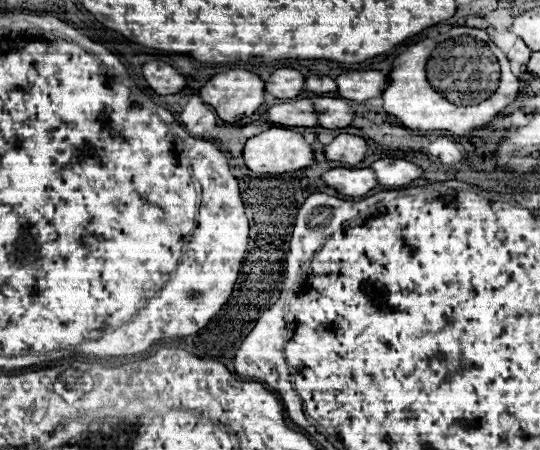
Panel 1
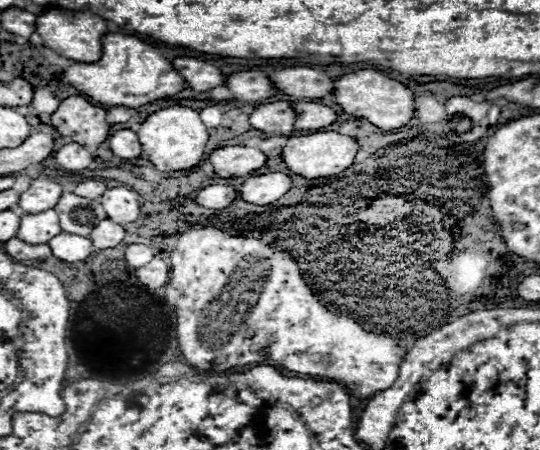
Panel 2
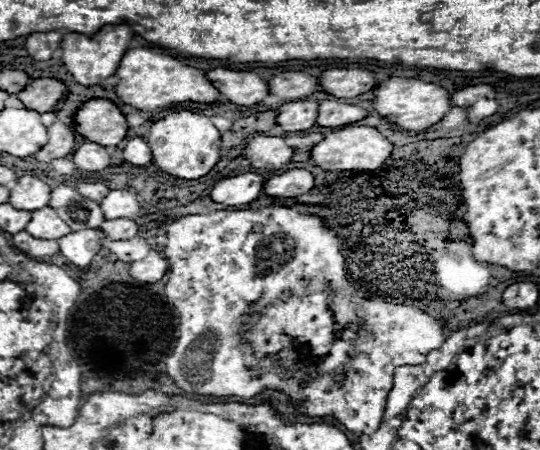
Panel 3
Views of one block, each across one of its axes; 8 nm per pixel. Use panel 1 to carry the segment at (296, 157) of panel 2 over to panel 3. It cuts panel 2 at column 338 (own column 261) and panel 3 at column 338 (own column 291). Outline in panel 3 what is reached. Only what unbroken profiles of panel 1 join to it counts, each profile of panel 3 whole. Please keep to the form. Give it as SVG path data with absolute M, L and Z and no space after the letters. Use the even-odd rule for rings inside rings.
M348 126L344 130L336 130L326 134L310 152L310 160L326 170L326 172L340 172L340 170L376 170L384 164L384 160L392 154L392 144L382 138L376 128L370 126Z

